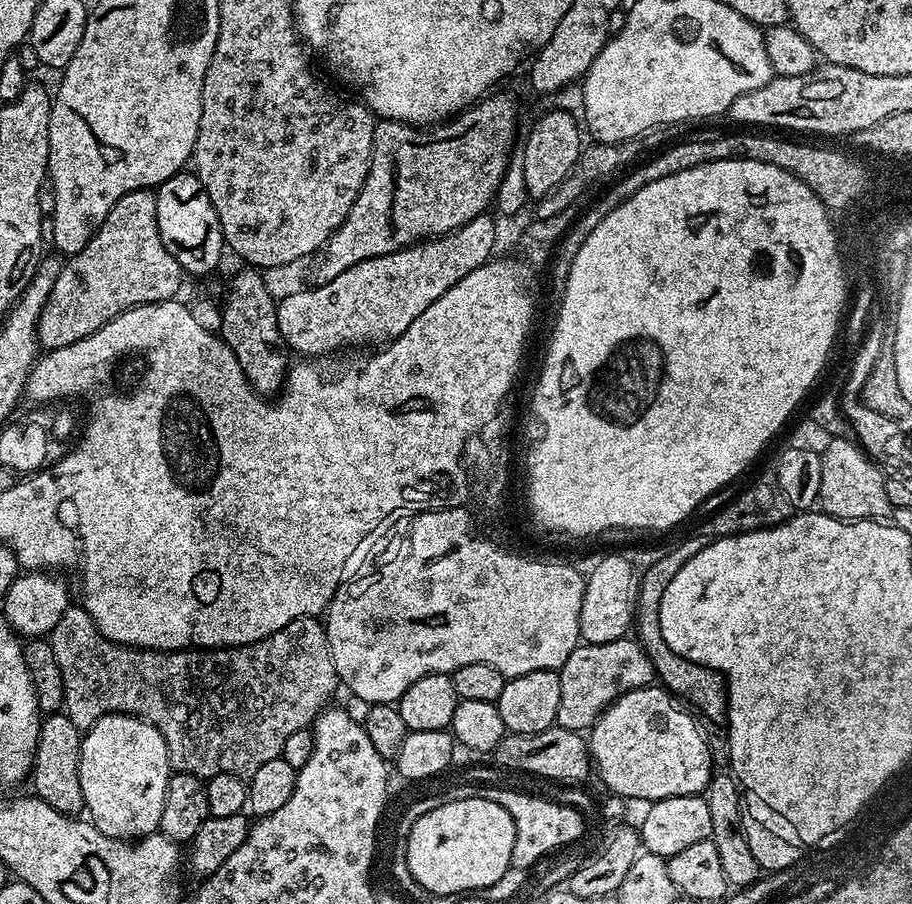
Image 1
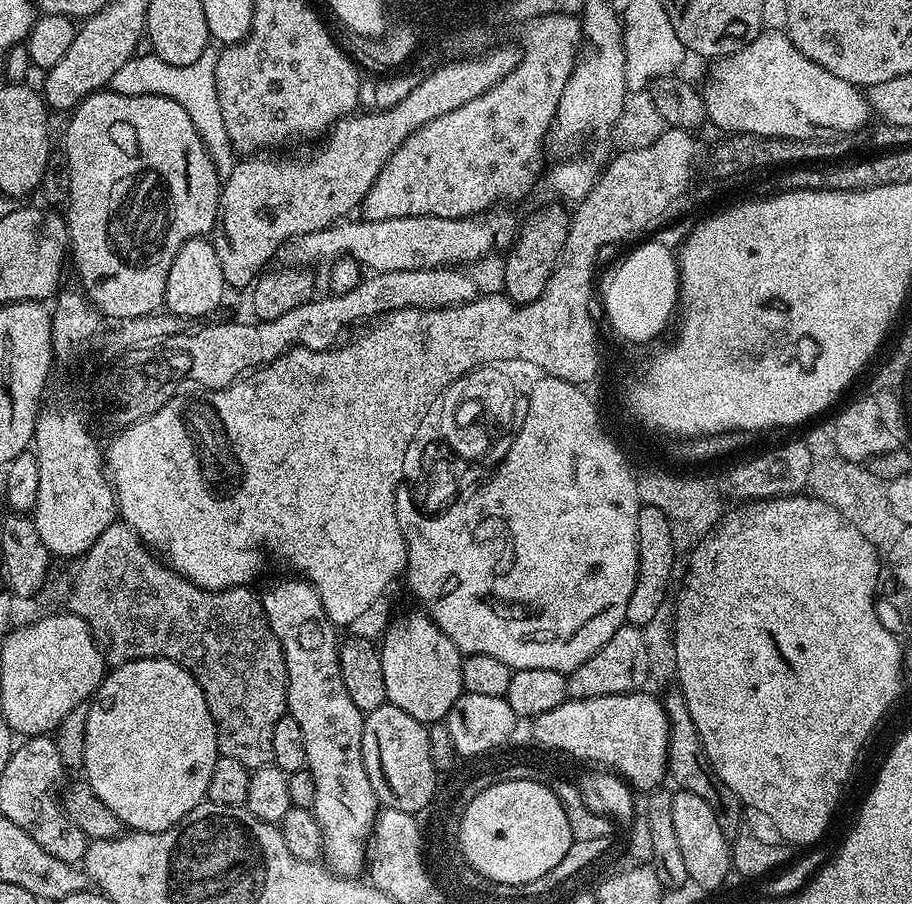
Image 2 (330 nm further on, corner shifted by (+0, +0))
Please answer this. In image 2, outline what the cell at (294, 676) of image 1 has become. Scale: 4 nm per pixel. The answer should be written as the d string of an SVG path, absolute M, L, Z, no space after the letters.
M117 522L106 526L106 530L102 530L102 534L98 534L98 542L94 542L94 546L90 546L90 550L84 553L79 561L79 564L81 563L80 569L76 572L76 581L72 584L72 593L68 596L67 611L87 622L92 630L92 639L100 645L104 653L104 659L109 665L125 664L131 660L141 660L142 658L158 658L159 660L169 660L182 665L196 679L198 686L202 686L202 694L206 694L206 706L210 706L210 718L214 718L220 755L238 758L238 762L242 762L242 766L246 766L250 770L271 764L272 755L274 754L274 726L278 726L278 718L285 716L288 707L288 675L286 674L286 662L282 654L282 646L276 635L270 630L260 596L257 593L252 593L253 589L248 586L223 588L220 592L211 592L205 588L199 588L190 583L184 576L173 572L163 559L155 560L155 558L160 559L153 555L148 545L142 543L137 532L128 527L127 524Z

